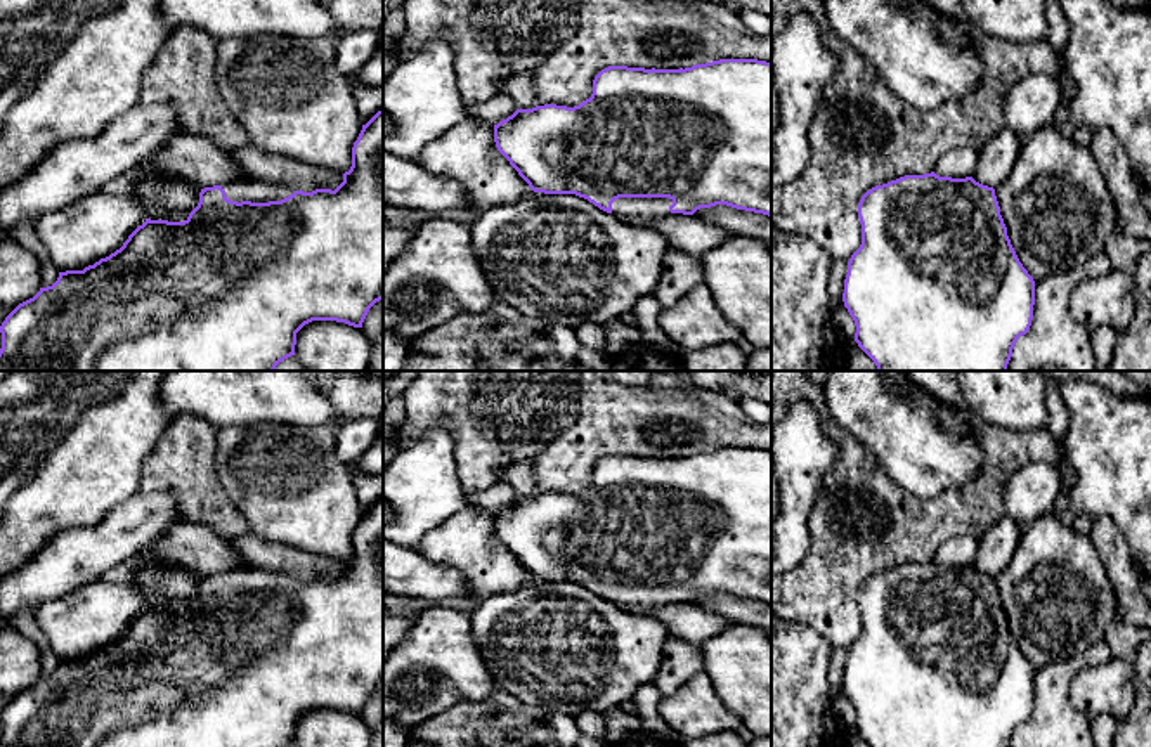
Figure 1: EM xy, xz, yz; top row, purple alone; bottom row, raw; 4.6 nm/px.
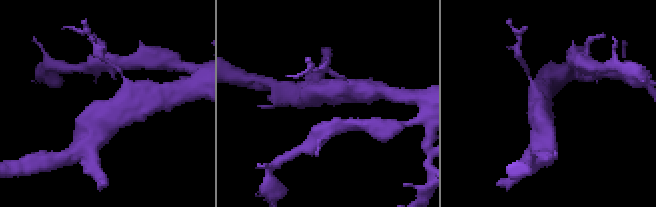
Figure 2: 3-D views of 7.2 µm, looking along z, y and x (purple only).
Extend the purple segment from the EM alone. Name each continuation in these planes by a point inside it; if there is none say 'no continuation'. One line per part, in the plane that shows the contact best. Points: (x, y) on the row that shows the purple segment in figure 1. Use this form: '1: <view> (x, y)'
1: xz (630, 210)

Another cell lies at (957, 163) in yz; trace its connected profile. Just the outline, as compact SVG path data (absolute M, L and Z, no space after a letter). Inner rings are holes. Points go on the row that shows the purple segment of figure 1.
M972 147L952 149L936 161L933 172L952 179L972 177L978 158L978 151Z

